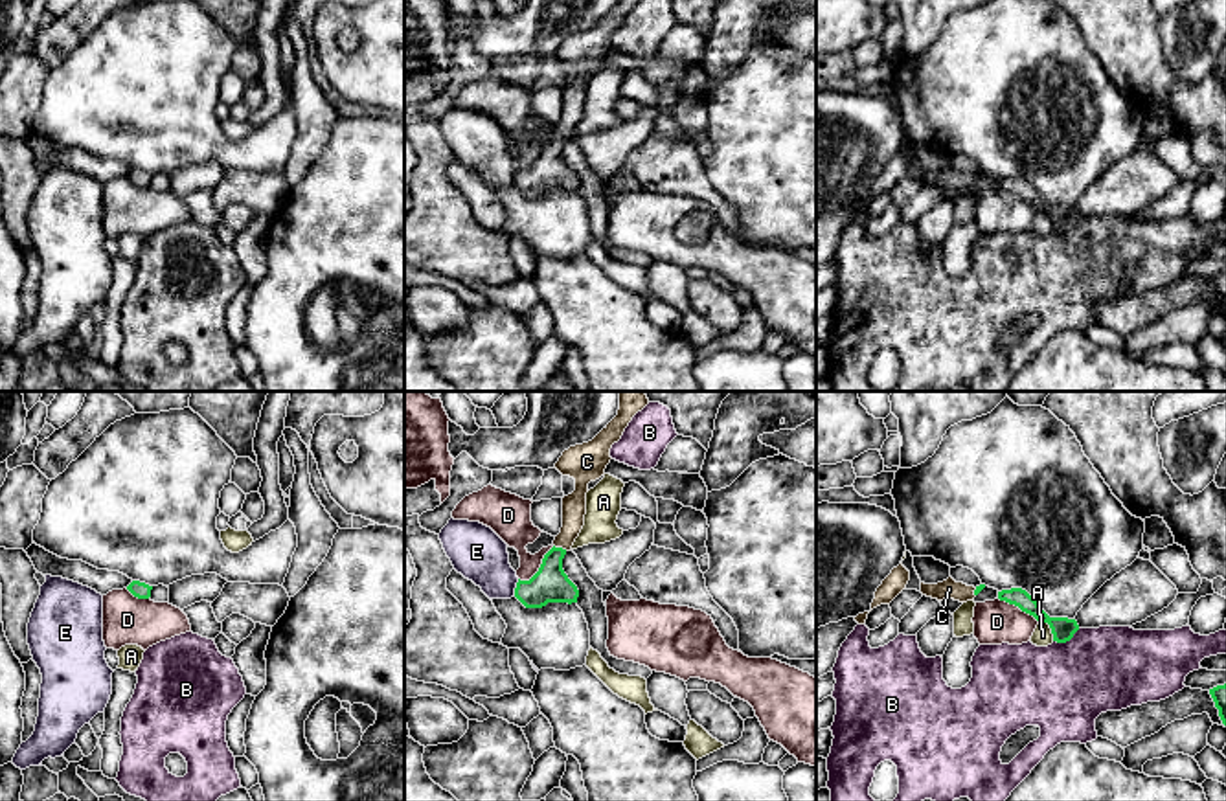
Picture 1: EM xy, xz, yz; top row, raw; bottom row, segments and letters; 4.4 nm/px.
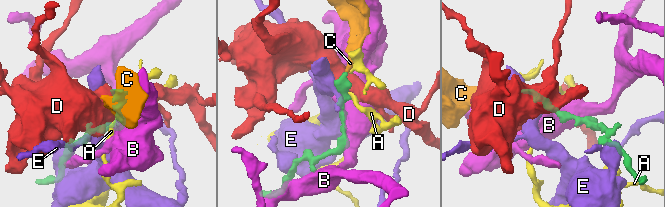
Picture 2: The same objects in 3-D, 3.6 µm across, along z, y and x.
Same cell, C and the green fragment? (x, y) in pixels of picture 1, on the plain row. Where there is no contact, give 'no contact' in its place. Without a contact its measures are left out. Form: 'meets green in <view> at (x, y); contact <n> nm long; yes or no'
meets green in xz at (561, 136); contact 70 nm long; yes

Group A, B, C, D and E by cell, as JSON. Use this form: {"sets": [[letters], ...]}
{"sets": [["A"], ["B"], ["C"], ["D"], ["E"]]}

